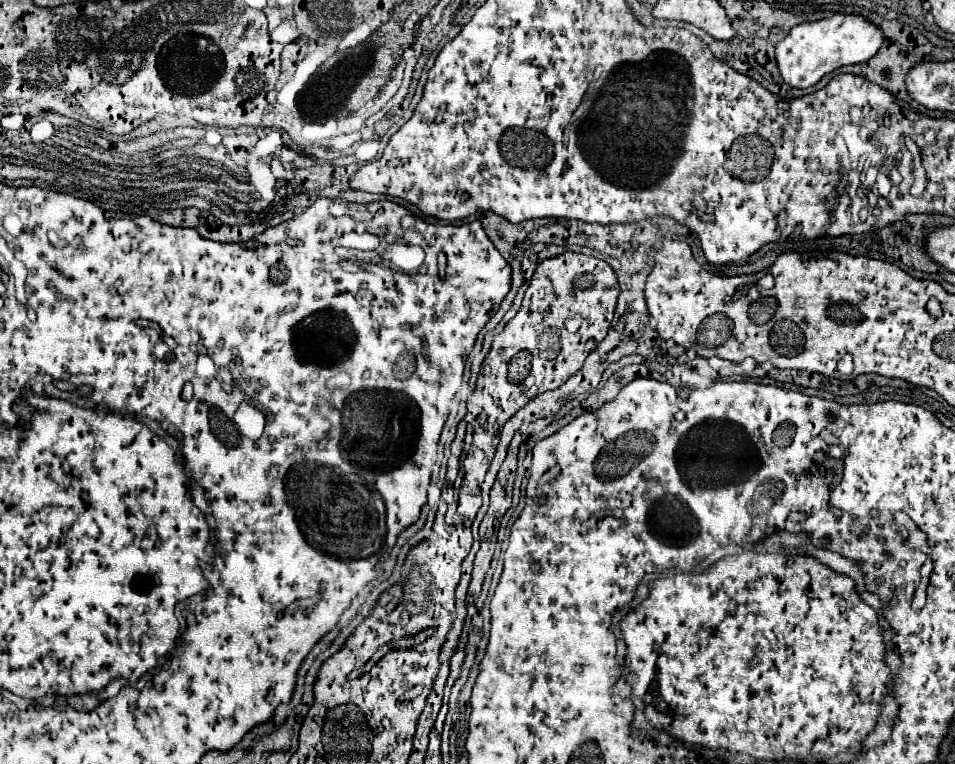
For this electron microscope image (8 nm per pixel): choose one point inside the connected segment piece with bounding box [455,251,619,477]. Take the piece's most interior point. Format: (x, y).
(571, 284)

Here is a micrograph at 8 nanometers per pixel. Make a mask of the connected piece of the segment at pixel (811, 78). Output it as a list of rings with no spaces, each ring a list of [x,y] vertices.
[[[837,13],[829,19],[797,25],[783,41],[775,45],[775,55],[785,83],[791,87],[807,89],[815,85],[823,75],[839,67],[871,59],[881,49],[883,41],[885,41],[883,31],[877,25],[873,25],[867,17],[859,13],[849,13],[849,15]]]

